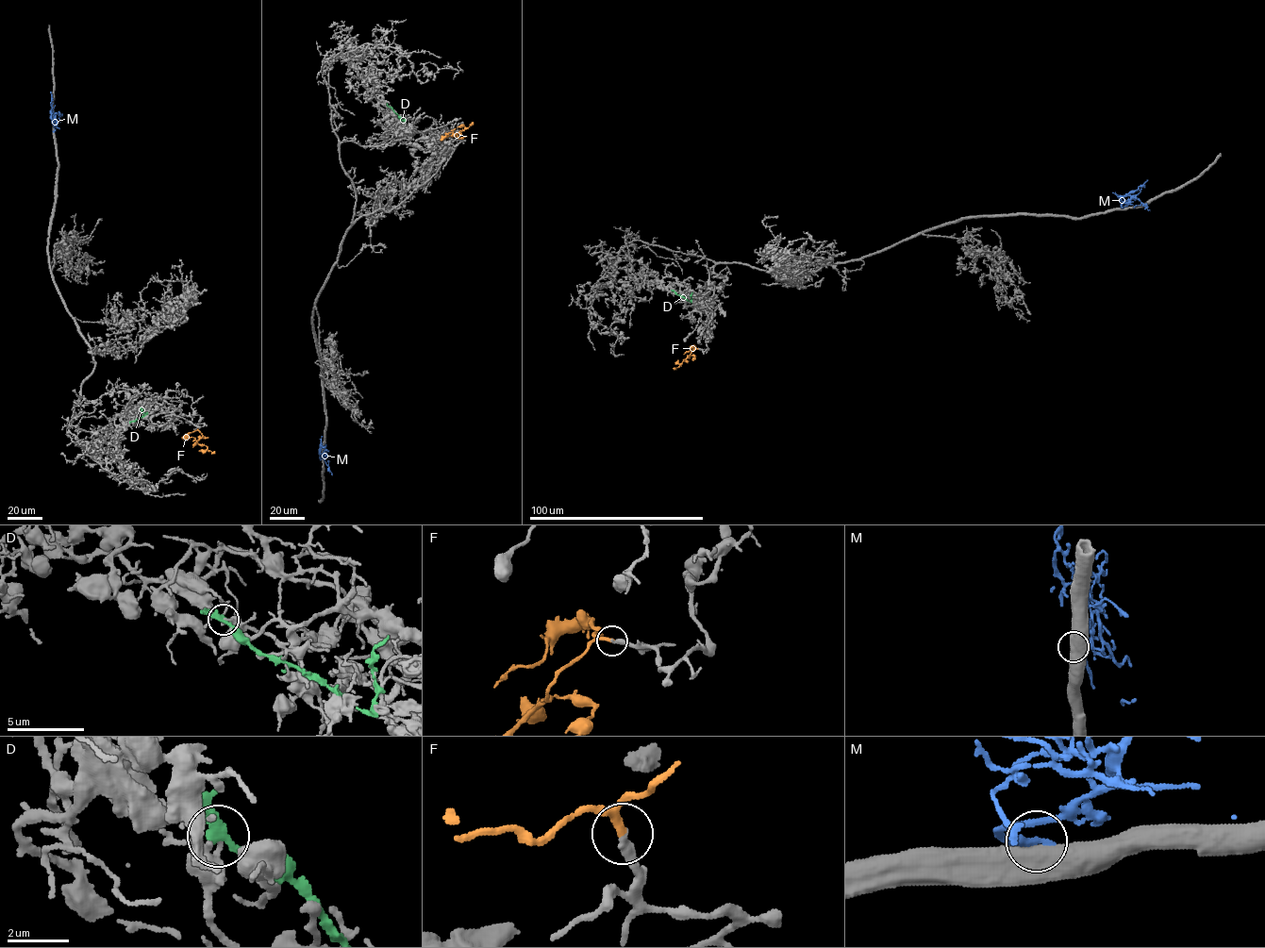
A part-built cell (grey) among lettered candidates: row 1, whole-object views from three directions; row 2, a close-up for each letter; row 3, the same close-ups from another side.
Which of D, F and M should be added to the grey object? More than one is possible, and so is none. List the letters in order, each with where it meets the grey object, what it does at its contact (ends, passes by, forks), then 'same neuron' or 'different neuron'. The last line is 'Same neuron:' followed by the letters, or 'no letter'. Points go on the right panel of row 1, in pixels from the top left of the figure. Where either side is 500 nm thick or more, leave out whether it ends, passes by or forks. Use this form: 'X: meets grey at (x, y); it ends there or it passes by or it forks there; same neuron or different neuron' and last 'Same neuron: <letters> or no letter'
D: meets grey at (674, 291); it passes by; different neuron
F: meets grey at (697, 348); it passes by; same neuron
M: meets grey at (1123, 207); different neuron
Same neuron: F

